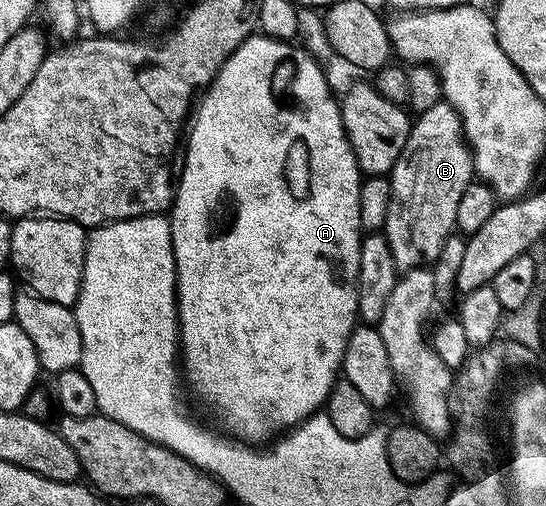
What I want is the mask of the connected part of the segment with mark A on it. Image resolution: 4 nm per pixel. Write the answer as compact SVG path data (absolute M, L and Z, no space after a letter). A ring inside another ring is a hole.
M265 35L252 36L236 47L197 102L184 142L178 194L174 196L168 216L178 276L178 336L184 381L189 388L190 385L194 388L196 396L202 397L204 404L214 405L215 415L222 420L221 428L243 442L262 443L299 425L325 406L335 381L339 380L344 347L348 347L348 339L358 321L358 272L364 236L360 223L360 187L363 180L364 174L356 163L352 143L344 131L339 98L331 93L328 79L314 56L297 43L277 41ZM274 81L286 81L286 89L294 100L291 105L278 101L274 94Z

